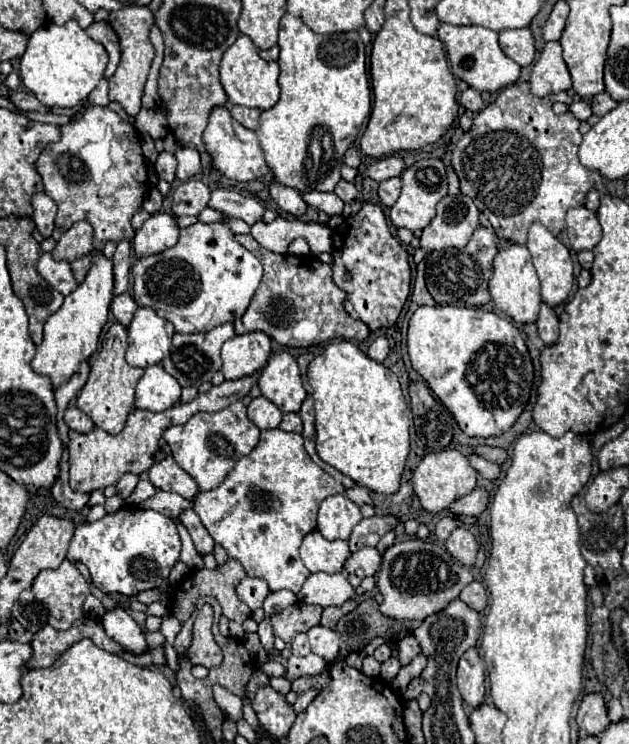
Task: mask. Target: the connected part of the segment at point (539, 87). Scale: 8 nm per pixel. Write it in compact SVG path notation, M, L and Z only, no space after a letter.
M548 42L540 52L538 62L532 68L528 90L536 96L548 96L568 90L572 84L566 62L562 60L562 48L558 42Z

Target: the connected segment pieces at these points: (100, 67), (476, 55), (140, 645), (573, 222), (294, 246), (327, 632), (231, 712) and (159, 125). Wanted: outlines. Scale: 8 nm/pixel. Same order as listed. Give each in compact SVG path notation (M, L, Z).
M76 20L62 26L46 24L38 28L30 40L28 48L20 60L20 76L24 86L44 104L58 108L74 108L78 102L86 100L96 84L104 78L108 64L108 52L102 44L94 42Z
M440 24L436 34L444 44L448 52L448 60L452 66L454 76L468 82L478 92L496 92L508 84L514 84L520 74L520 66L510 60L498 46L498 32L488 30L484 26L452 26L452 24Z
M121 608L111 610L104 614L101 622L106 634L112 640L116 640L124 650L132 654L142 654L148 650L142 630L126 610Z
M584 206L570 208L566 212L566 232L568 232L570 248L576 252L592 250L602 238L602 230L600 230L596 212Z
M296 238L296 240L290 244L288 252L294 254L294 256L306 256L306 254L310 254L310 246L308 246L308 242L306 242L304 238Z
M314 626L312 630L308 630L308 638L310 638L311 651L323 657L326 663L329 664L329 657L340 657L340 636L335 630L326 626Z
M214 690L214 700L218 704L218 708L224 712L224 716L228 720L240 720L242 718L242 702L238 696L230 694L228 690Z
M142 108L142 110L136 114L134 128L136 128L140 134L150 134L154 140L156 140L156 138L164 138L164 136L168 134L168 124L166 124L164 114L158 112L158 110L148 110L148 108Z

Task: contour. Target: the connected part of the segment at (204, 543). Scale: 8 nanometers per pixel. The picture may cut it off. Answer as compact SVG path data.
M188 508L188 510L182 510L182 514L180 514L178 518L180 518L180 522L186 526L186 530L190 532L190 536L192 536L192 540L194 540L194 544L196 544L196 550L198 550L200 554L210 554L212 548L214 548L214 540L212 540L212 536L206 532L206 528L204 528L204 524L200 522L200 518L196 516L196 512Z

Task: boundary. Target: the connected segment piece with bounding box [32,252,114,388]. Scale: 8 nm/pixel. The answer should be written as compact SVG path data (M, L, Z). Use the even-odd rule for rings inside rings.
M94 252L92 266L86 274L86 280L64 298L64 304L58 312L54 312L44 324L44 340L36 350L32 360L32 368L38 374L44 374L52 380L54 388L64 384L80 366L80 362L88 360L100 342L100 332L108 320L110 302L114 298L114 270L112 260L102 252Z

